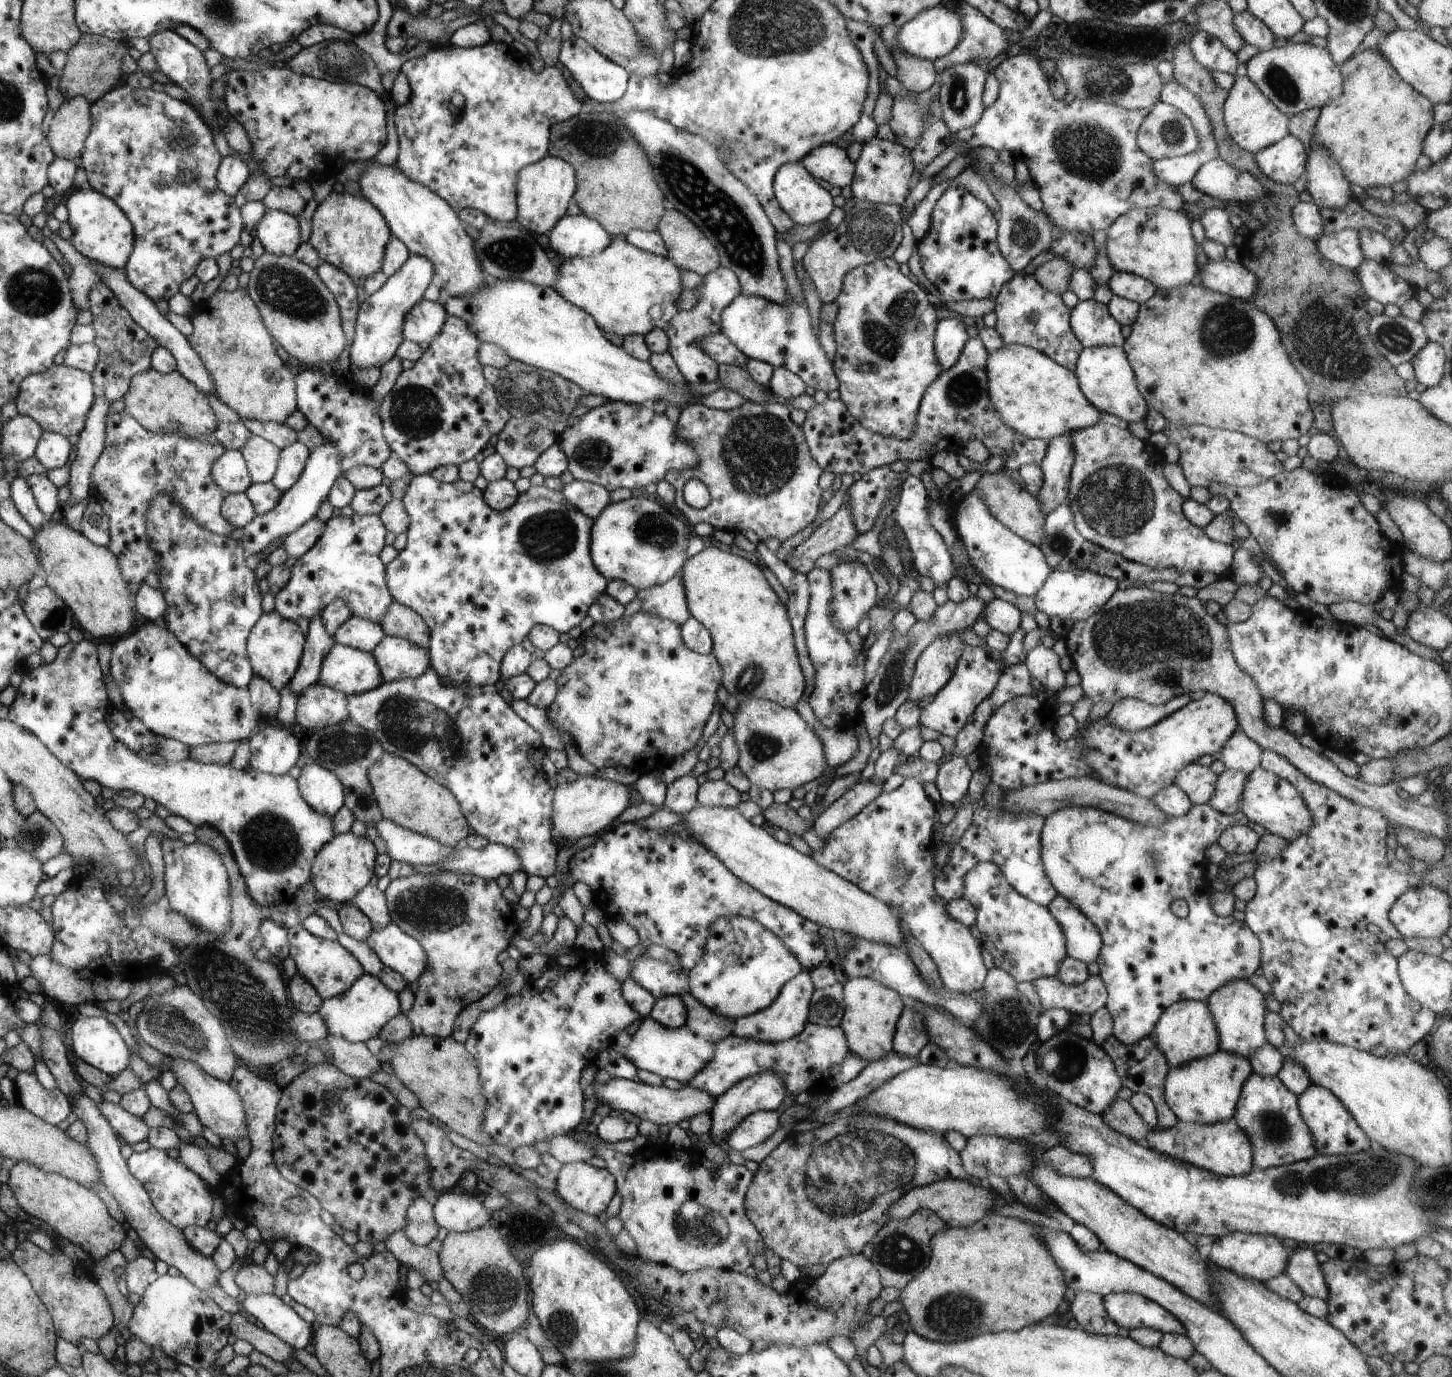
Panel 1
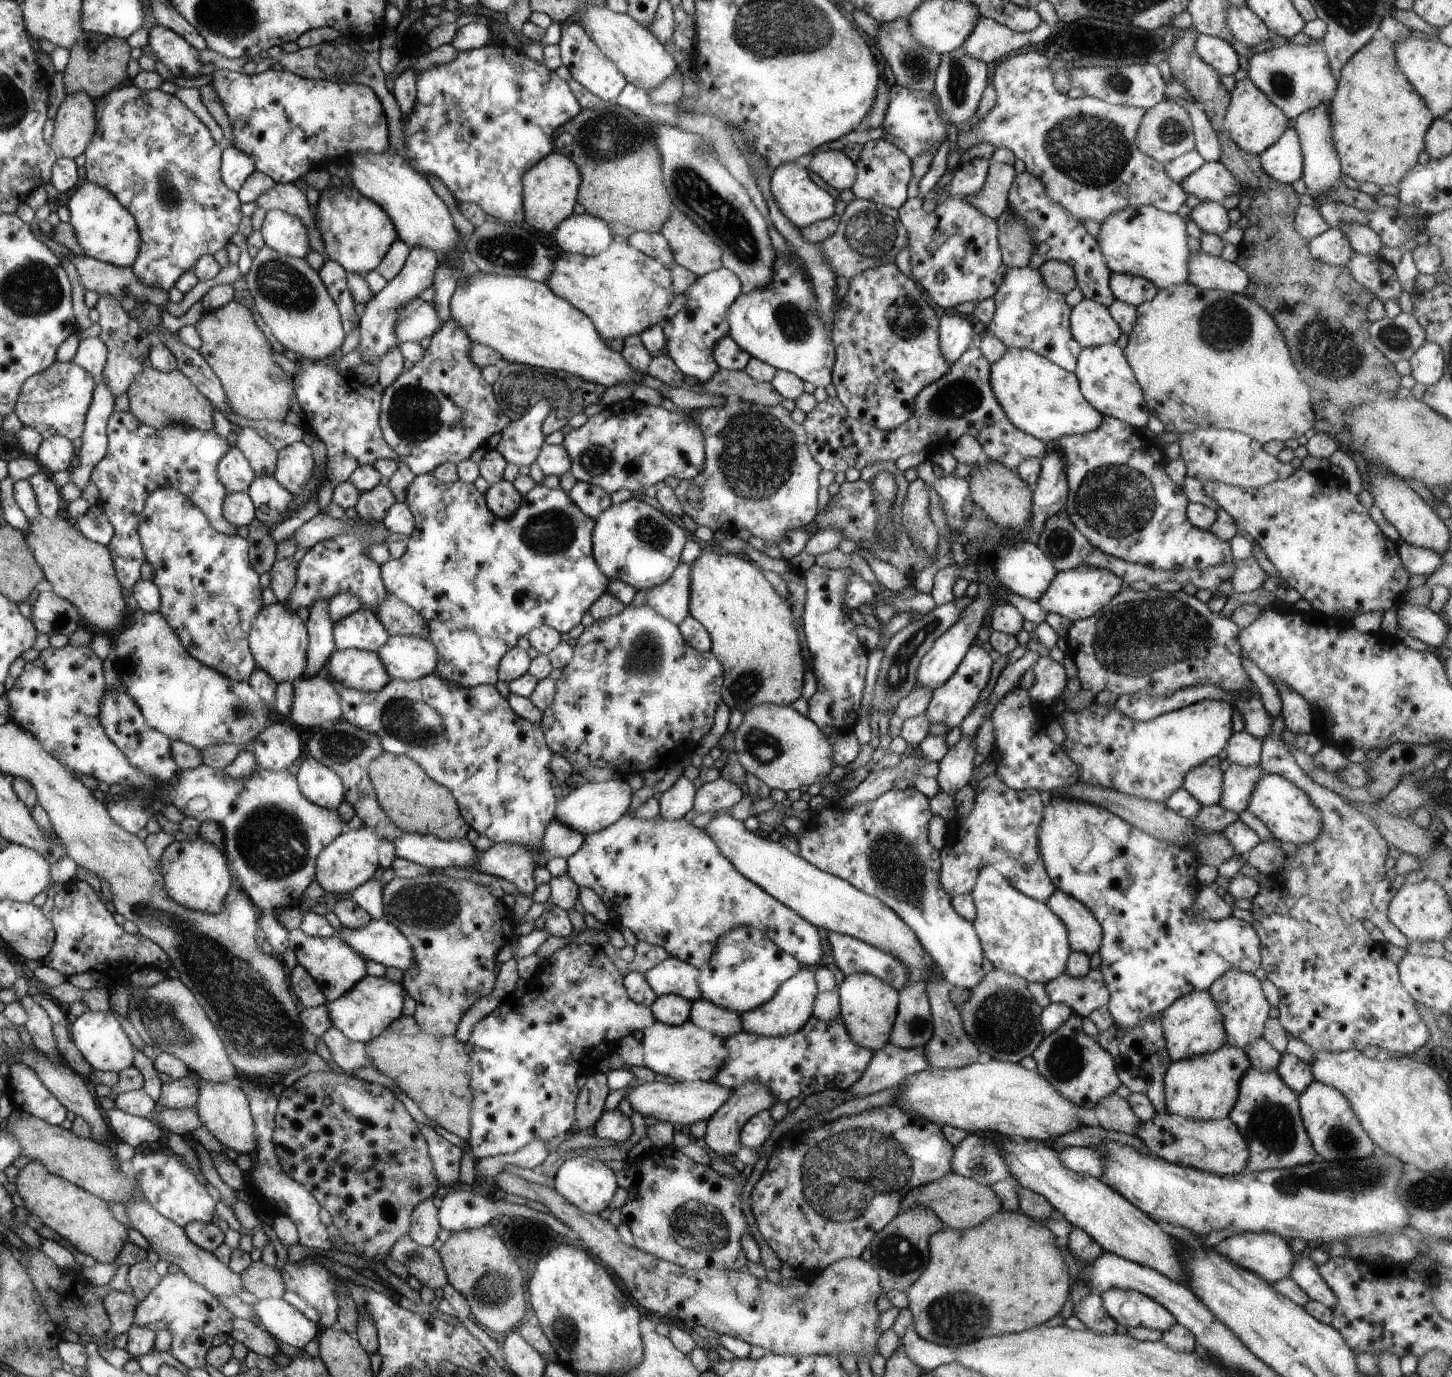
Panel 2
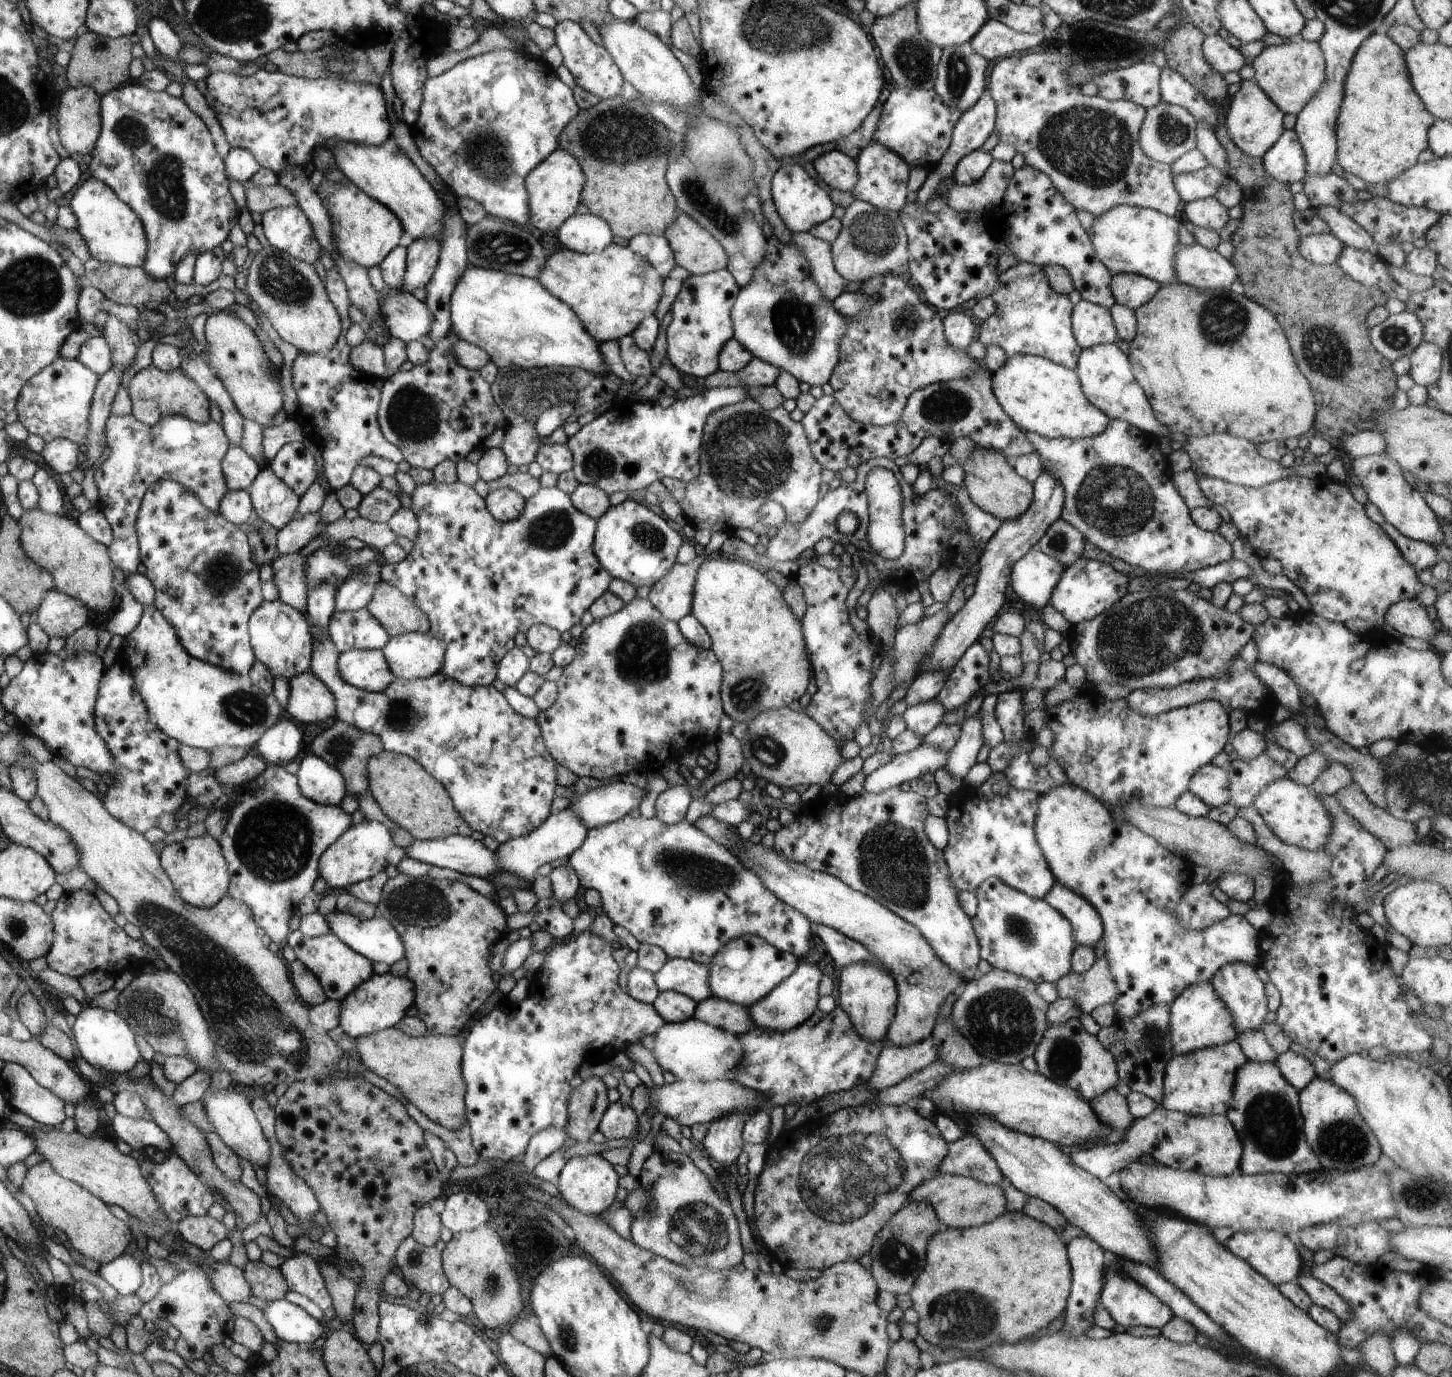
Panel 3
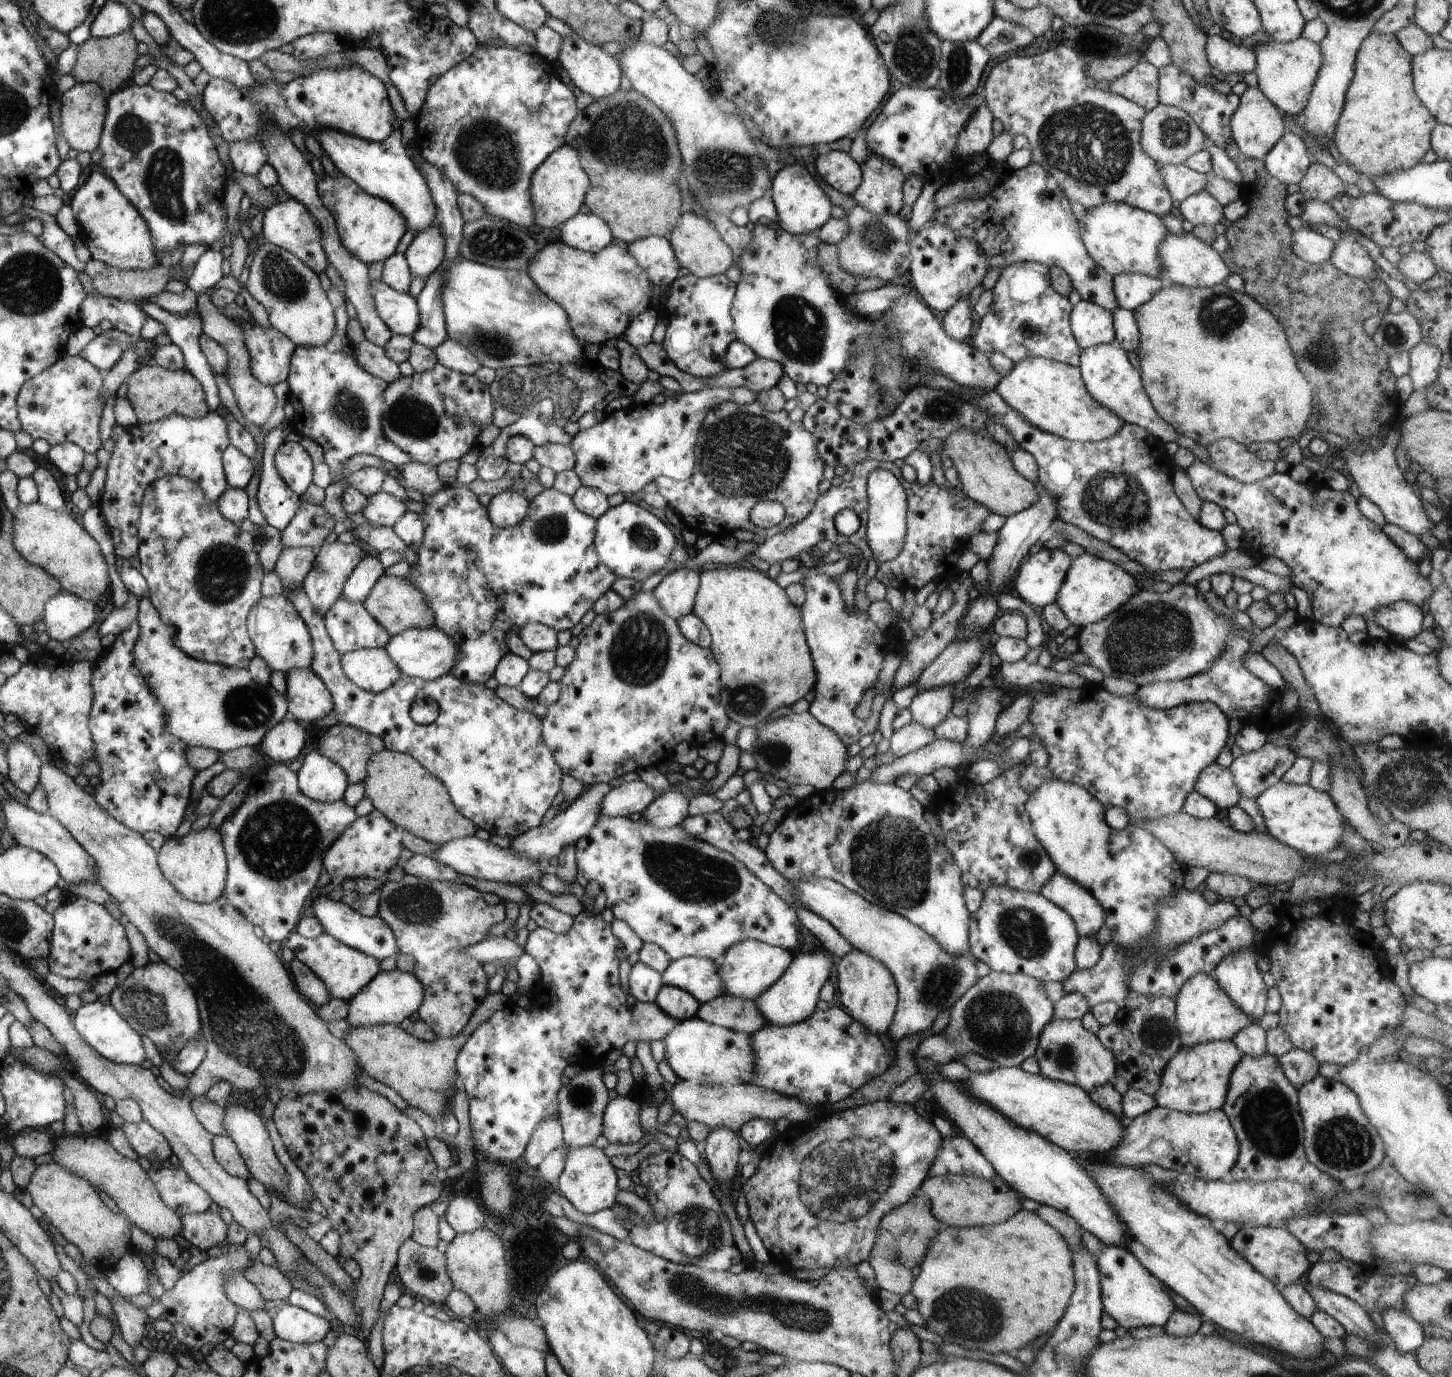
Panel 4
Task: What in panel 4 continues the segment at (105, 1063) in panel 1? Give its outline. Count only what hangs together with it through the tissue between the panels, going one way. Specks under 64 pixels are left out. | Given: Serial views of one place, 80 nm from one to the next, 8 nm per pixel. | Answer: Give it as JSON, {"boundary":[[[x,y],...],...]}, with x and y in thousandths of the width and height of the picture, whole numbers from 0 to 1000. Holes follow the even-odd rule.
{"boundary":[[[68,725],[56,728],[51,736],[51,745],[55,752],[72,769],[81,773],[96,773],[101,768],[98,752],[76,728],[70,728]]]}

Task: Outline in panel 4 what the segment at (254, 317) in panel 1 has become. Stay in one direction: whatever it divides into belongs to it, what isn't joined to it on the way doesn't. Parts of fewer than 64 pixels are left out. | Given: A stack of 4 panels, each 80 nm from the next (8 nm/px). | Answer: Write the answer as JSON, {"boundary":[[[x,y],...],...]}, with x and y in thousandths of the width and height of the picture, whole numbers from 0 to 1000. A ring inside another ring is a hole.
{"boundary":[[[143,214],[136,216],[135,227],[138,231],[140,242],[145,247],[152,250],[156,256],[157,270],[156,276],[162,286],[165,299],[171,306],[177,308],[178,310],[182,309],[190,296],[190,288],[189,288],[186,280],[183,280],[176,273],[174,273],[172,270],[173,259],[169,253],[166,238],[161,232],[156,230],[150,226],[150,223],[145,219]]]}

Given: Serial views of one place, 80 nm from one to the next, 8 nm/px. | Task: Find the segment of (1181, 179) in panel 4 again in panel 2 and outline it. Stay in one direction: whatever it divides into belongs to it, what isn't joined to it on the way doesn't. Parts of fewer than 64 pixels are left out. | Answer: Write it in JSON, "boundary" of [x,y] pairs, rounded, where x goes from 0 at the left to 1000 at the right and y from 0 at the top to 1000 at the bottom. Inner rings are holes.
{"boundary":[[[831,117],[829,121],[813,132],[817,142],[842,147],[844,143],[855,141],[855,134],[841,118]]]}

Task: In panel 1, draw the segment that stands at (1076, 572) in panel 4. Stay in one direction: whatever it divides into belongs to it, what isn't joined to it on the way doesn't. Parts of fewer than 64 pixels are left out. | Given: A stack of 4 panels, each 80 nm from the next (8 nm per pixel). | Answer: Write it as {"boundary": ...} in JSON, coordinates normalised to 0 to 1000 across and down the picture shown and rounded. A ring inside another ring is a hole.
{"boundary":[[[725,414],[720,423],[716,426],[716,428],[712,431],[712,437],[715,444],[718,444],[725,449],[739,450],[740,452],[748,450],[756,445],[760,439],[764,436],[764,433],[770,428],[770,422],[764,418],[759,418],[755,415],[747,415],[730,415]]]}

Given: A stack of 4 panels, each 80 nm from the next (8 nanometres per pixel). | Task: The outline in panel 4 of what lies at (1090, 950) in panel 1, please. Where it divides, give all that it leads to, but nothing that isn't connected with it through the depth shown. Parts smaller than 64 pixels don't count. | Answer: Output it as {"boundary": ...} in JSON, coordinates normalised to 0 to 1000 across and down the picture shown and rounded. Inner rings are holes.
{"boundary":[[[727,633],[716,648],[736,662],[744,680],[755,679],[761,671],[762,662],[753,650],[730,633]]]}

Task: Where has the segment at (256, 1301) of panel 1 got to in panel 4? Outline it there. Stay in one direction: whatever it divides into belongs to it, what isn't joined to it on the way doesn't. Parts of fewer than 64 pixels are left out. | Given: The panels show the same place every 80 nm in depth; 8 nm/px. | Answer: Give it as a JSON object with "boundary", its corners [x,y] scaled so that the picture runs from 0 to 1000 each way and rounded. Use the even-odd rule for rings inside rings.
{"boundary":[[[202,948],[189,951],[187,959],[189,970],[202,975],[222,974],[229,963],[227,956],[218,955]]]}

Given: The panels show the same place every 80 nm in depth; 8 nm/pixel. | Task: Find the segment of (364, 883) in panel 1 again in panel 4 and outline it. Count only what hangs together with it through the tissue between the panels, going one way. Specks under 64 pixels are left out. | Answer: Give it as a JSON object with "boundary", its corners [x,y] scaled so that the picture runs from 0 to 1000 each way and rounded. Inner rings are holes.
{"boundary":[[[259,588],[252,593],[246,593],[245,597],[224,619],[225,633],[229,636],[230,643],[238,638],[264,638],[266,633],[269,633],[272,629],[277,629],[278,607],[278,602]]]}

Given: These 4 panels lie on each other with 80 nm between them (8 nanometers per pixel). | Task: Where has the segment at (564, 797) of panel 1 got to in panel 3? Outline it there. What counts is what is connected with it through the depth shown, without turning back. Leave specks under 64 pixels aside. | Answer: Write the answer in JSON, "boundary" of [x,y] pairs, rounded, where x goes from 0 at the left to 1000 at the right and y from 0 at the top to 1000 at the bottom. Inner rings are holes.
{"boundary":[[[428,566],[406,574],[391,585],[402,597],[403,601],[415,601],[419,598],[426,596],[434,588],[439,588],[446,577],[446,574]]]}

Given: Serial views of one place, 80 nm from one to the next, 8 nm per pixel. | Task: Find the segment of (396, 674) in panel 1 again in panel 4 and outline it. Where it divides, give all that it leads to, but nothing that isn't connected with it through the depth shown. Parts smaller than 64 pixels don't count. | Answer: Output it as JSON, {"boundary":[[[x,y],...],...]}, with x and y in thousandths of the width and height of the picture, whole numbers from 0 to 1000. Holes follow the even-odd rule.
{"boundary":[[[300,454],[293,456],[282,456],[272,460],[265,471],[269,478],[274,482],[277,491],[288,492],[293,495],[298,495],[310,489],[316,476],[316,469],[313,465]]]}

